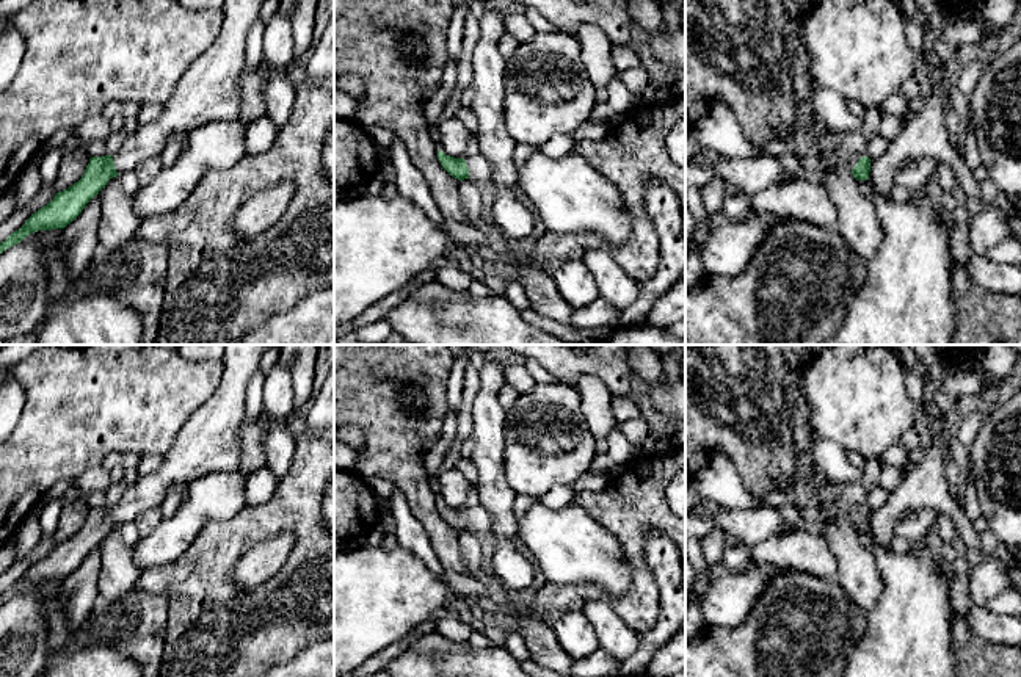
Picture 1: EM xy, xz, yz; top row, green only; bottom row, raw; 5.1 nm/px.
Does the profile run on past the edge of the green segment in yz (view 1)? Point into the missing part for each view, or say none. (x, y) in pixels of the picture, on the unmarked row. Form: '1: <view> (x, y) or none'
1: yz (852, 511)

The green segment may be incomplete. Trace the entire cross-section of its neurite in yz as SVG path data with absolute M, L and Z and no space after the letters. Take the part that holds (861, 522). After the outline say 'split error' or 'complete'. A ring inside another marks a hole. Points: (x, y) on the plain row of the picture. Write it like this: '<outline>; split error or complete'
M856 503L845 508L848 520L856 531L867 531L870 523L870 509L866 503Z; split error

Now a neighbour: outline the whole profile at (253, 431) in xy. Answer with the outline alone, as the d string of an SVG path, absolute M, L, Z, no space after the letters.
M262 414L257 418L245 415L240 425L240 472L243 475L254 473L265 467L263 437L273 422Z

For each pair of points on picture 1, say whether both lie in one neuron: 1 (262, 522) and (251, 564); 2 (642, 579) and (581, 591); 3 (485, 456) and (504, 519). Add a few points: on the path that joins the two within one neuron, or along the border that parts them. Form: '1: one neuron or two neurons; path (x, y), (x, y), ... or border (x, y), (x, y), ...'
1: two neurons; border (294, 536), (278, 533), (254, 544), (231, 569)
2: one neuron; path (631, 594), (626, 599), (609, 599), (596, 593)
3: one neuron; path (491, 472), (491, 486), (499, 503)

